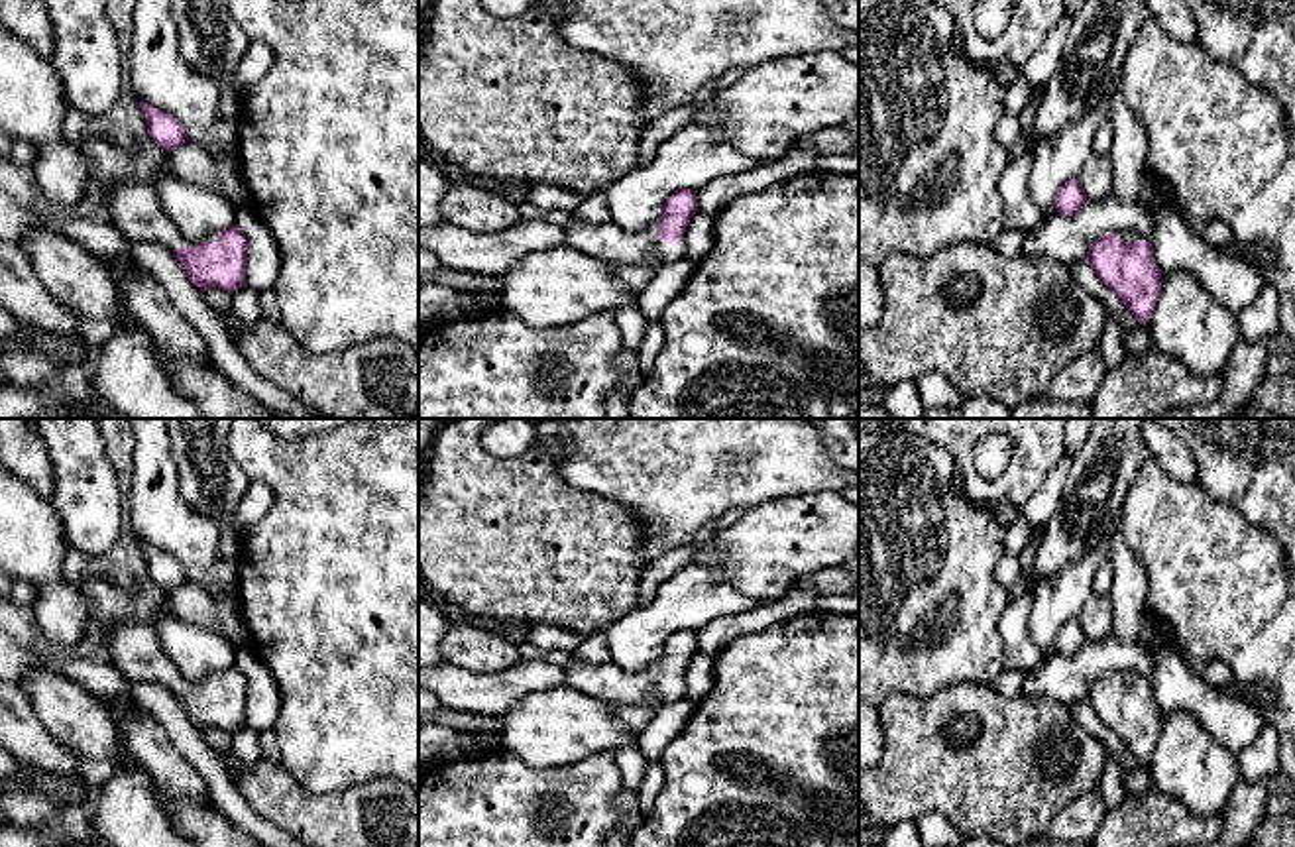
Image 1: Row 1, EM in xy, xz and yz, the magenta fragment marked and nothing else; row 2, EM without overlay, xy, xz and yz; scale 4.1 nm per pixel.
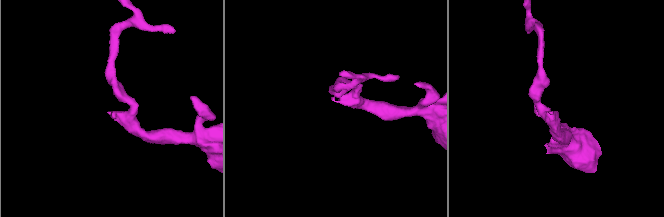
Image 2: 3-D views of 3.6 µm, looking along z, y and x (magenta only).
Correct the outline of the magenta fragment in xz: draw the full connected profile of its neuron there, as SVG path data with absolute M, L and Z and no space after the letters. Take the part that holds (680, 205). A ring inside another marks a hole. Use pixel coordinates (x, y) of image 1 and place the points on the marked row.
M680 189L664 200L662 216L654 226L629 232L615 222L591 226L570 216L564 226L564 244L605 263L652 263L660 267L688 255L684 232L696 212L696 191Z

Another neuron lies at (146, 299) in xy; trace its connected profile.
M0 189L0 240L20 244L35 228L45 228L79 242L100 261L122 261L128 269L120 281L128 312L173 360L212 362L204 338L171 305L165 287L132 257L132 246L108 222L63 218L39 212Z

